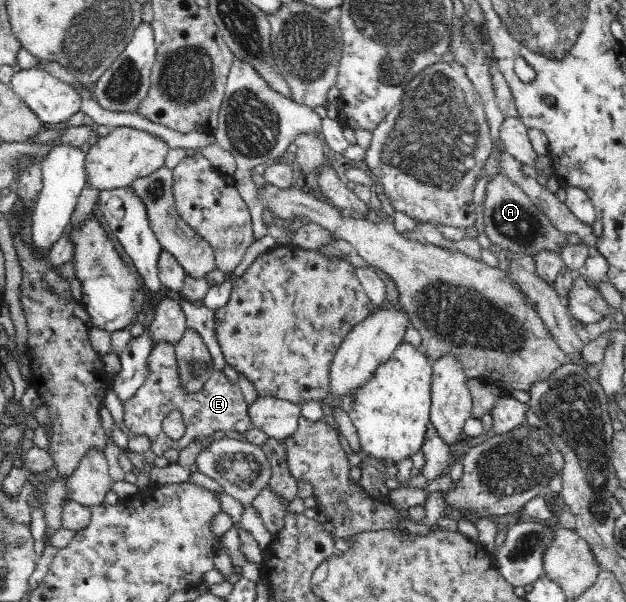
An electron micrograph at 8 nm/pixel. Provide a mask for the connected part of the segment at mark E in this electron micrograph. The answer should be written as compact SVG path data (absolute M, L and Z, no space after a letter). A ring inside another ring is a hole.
M160 342L155 345L149 360L150 377L134 395L123 401L123 430L128 437L145 437L150 442L150 451L156 457L164 457L168 449L182 450L194 441L204 445L217 436L242 436L252 428L250 414L243 393L238 385L232 385L223 371L215 371L206 380L201 390L188 392L180 382L176 342ZM174 411L179 411L188 425L186 437L170 441L162 433L162 422Z

